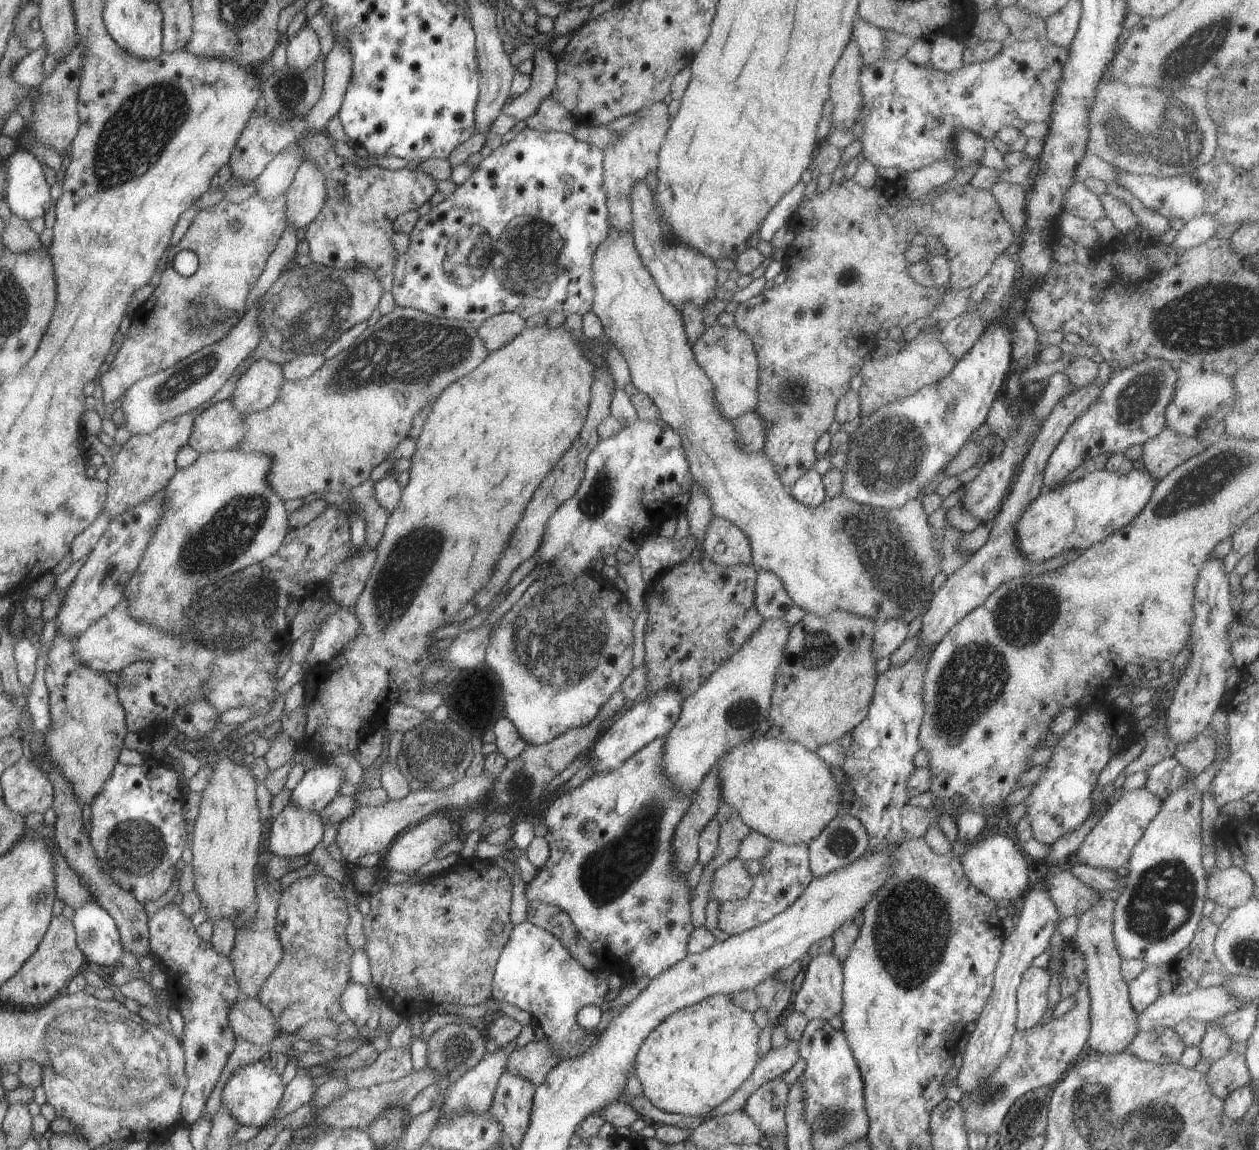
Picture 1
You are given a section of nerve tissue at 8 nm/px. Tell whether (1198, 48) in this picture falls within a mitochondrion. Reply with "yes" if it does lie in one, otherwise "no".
yes

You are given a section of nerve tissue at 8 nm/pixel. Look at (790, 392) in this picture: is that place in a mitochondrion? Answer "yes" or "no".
yes

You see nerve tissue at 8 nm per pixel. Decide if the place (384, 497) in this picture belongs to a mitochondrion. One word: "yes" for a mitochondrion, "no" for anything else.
no

